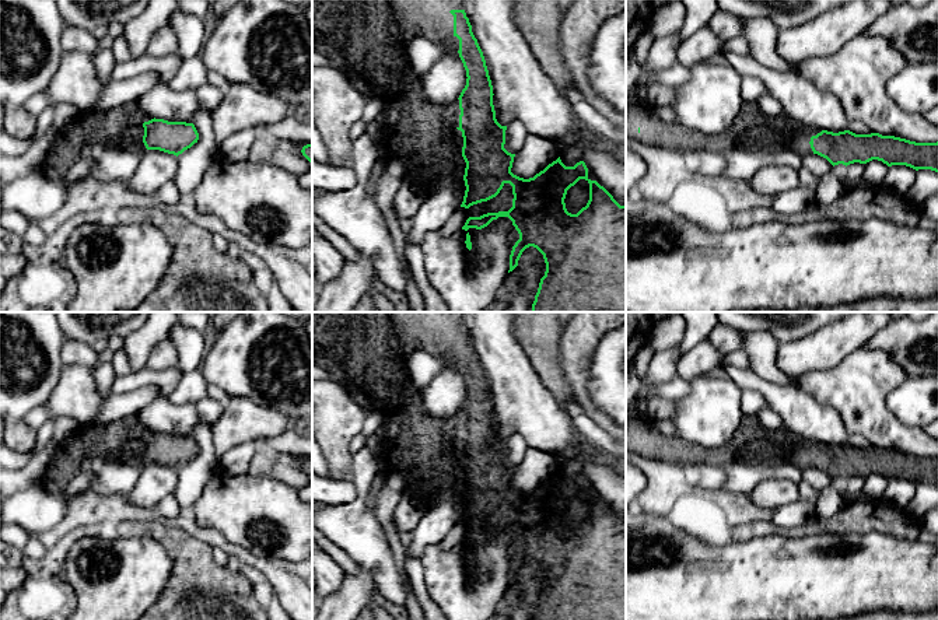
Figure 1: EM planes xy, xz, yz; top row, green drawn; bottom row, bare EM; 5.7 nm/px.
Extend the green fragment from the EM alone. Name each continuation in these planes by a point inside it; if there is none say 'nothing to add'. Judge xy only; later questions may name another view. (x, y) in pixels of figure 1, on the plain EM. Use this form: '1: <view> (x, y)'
1: xy (122, 441)

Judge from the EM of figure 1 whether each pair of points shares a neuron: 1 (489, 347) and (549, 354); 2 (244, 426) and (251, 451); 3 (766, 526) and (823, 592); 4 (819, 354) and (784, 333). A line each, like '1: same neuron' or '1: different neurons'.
1: different neurons
2: different neurons
3: different neurons
4: different neurons

